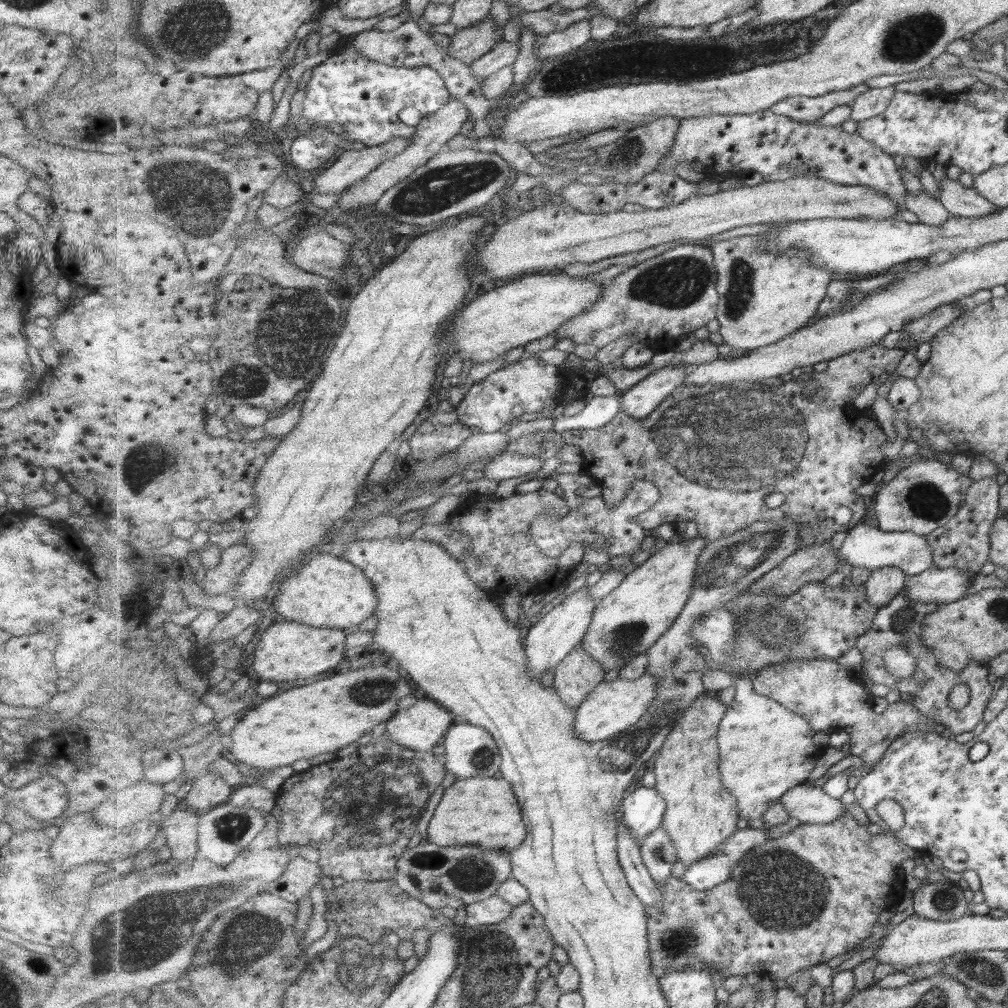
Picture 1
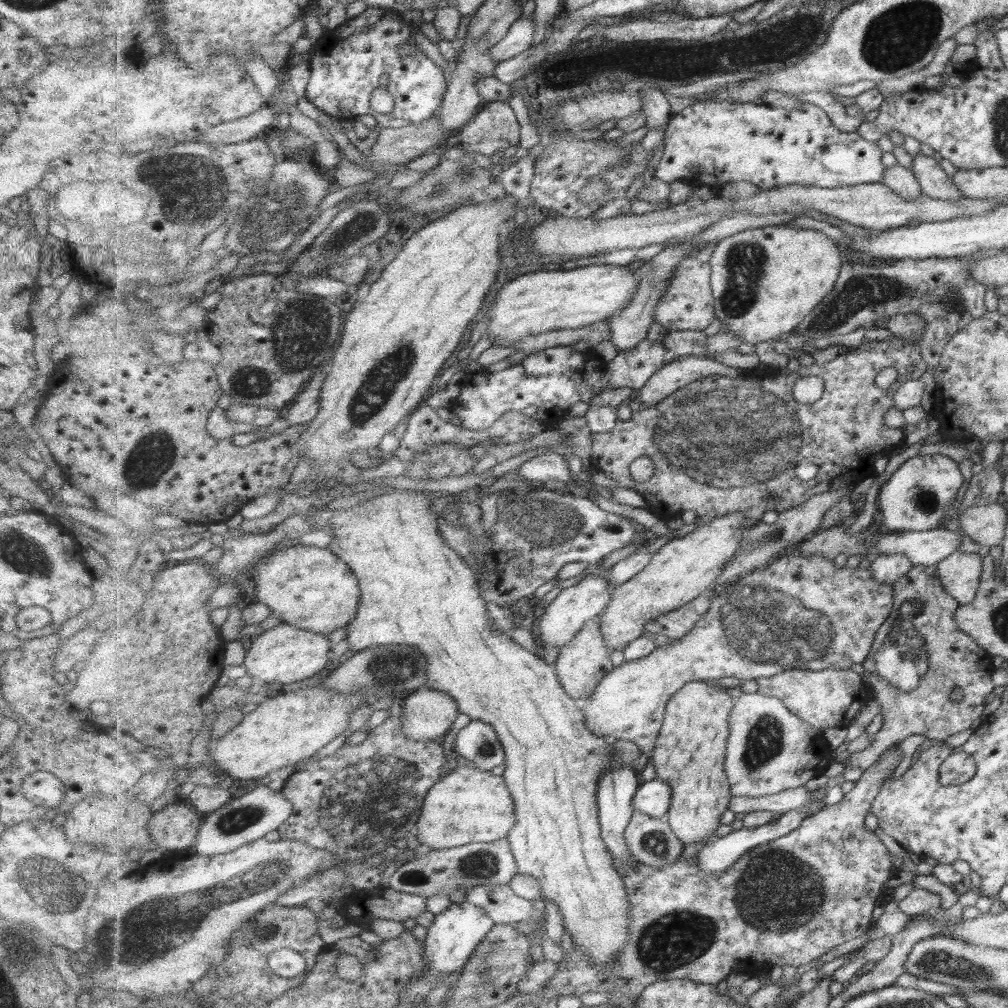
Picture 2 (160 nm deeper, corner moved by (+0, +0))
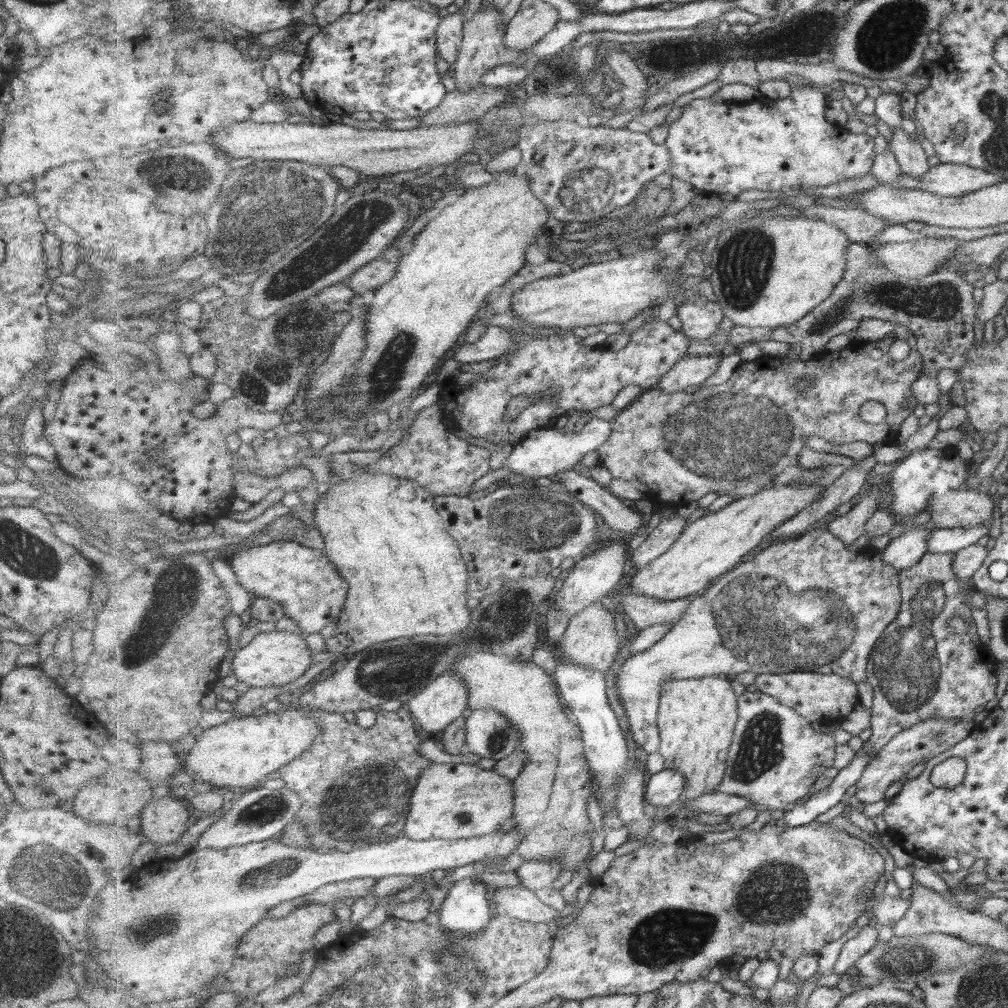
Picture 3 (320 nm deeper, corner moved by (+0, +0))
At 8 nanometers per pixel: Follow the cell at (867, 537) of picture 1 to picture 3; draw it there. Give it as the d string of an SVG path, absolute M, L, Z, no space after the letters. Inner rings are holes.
M975 526L969 528L934 528L929 532L927 549L929 554L954 554L975 544L979 538L988 534L990 526Z

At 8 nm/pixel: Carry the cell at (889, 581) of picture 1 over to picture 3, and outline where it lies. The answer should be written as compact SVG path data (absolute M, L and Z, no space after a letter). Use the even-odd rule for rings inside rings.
M911 526L911 530L903 532L886 546L881 558L900 572L911 568L925 553L929 532L924 527Z

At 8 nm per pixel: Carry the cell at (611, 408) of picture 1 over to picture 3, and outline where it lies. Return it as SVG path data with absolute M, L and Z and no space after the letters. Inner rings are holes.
M593 416L578 431L562 432L554 428L540 428L527 432L525 437L512 445L507 458L503 459L501 466L511 469L511 474L525 476L533 480L537 478L554 479L564 470L580 468L580 462L585 454L597 450L612 433L612 420L602 420Z

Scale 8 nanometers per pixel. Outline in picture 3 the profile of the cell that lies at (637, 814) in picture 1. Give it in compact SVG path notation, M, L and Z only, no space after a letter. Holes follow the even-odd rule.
M663 768L650 776L645 788L647 805L651 809L675 804L676 800L685 800L686 778L675 769Z

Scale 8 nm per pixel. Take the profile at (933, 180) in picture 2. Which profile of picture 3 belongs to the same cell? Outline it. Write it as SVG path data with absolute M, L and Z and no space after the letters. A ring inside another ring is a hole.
M893 129L889 149L894 152L904 174L911 178L921 178L929 170L927 156L919 147L919 142L910 139L903 129Z

